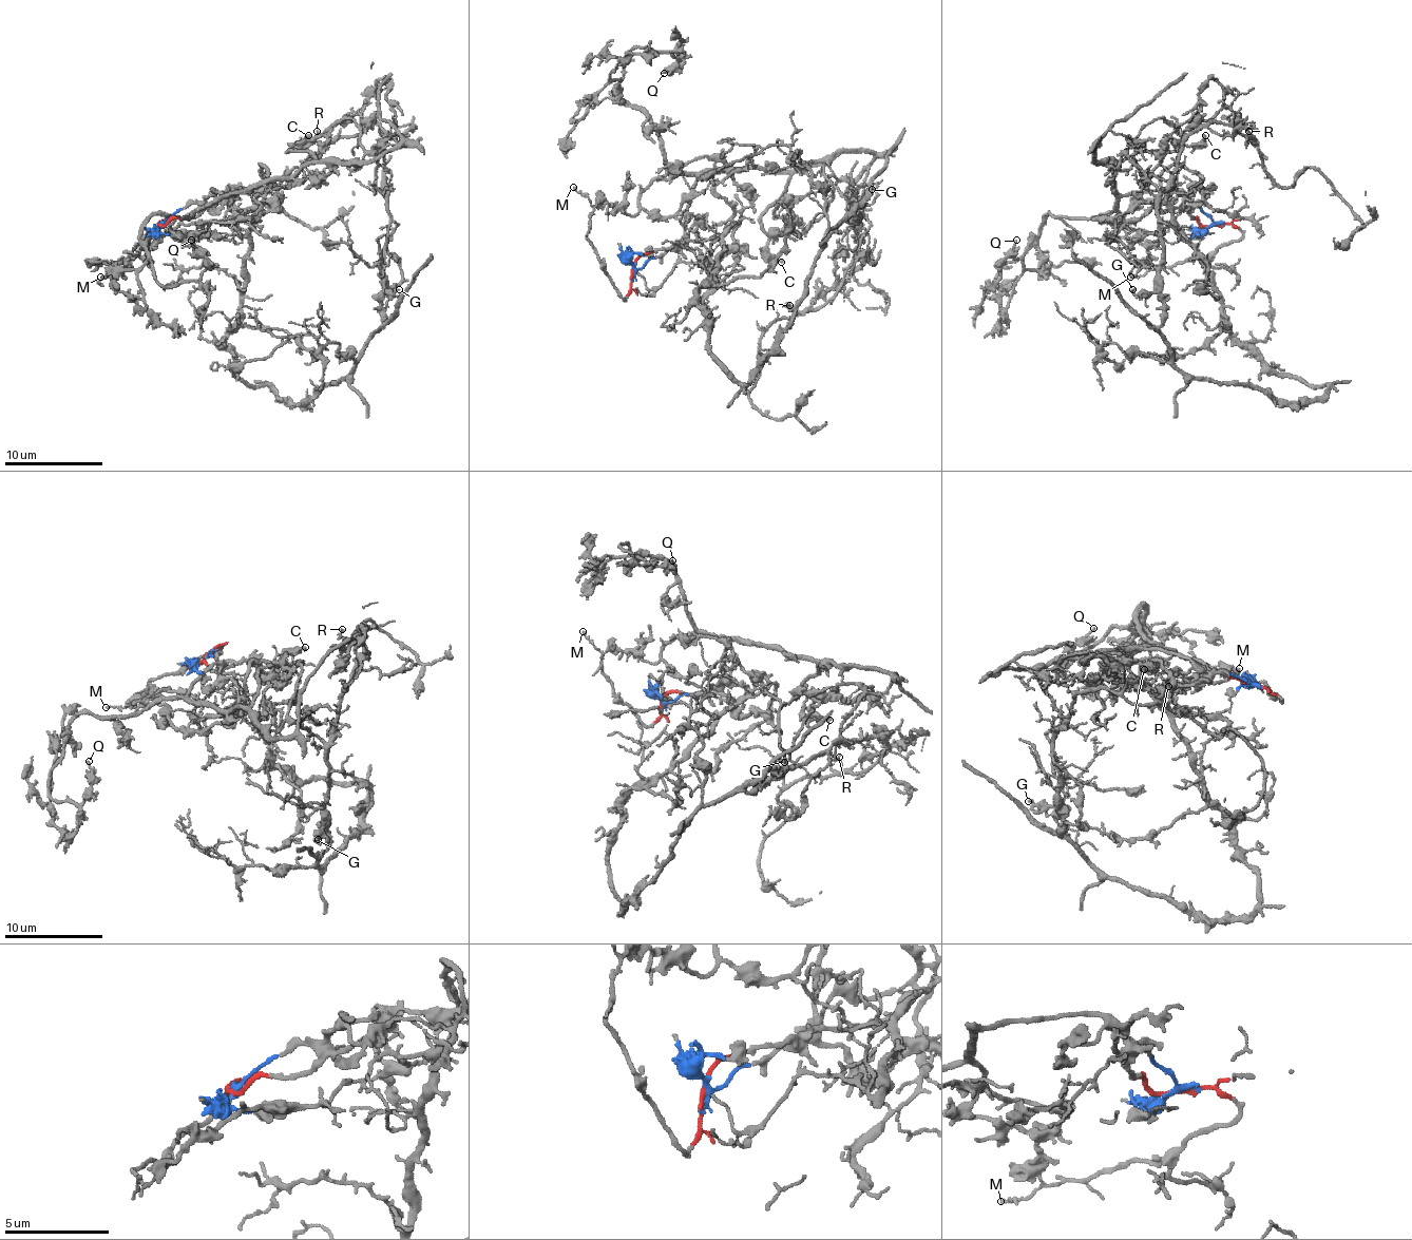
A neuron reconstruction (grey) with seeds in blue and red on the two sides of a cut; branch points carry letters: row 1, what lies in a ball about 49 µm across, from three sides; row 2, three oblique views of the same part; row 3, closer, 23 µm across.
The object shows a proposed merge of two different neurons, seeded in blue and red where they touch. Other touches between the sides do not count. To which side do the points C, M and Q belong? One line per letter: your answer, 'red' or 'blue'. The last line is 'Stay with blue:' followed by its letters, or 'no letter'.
C: blue
M: red
Q: blue
Stay with blue: C, Q

